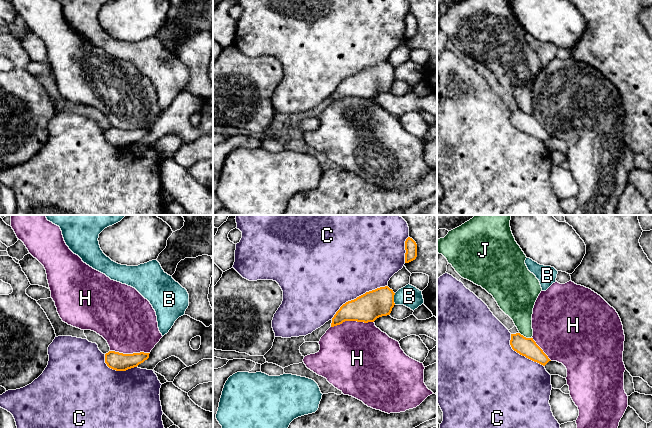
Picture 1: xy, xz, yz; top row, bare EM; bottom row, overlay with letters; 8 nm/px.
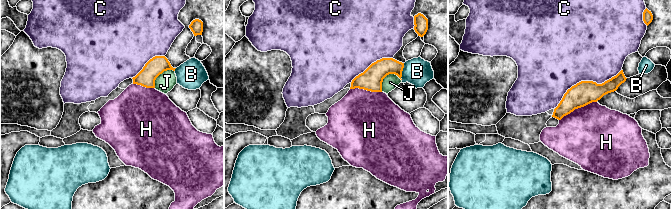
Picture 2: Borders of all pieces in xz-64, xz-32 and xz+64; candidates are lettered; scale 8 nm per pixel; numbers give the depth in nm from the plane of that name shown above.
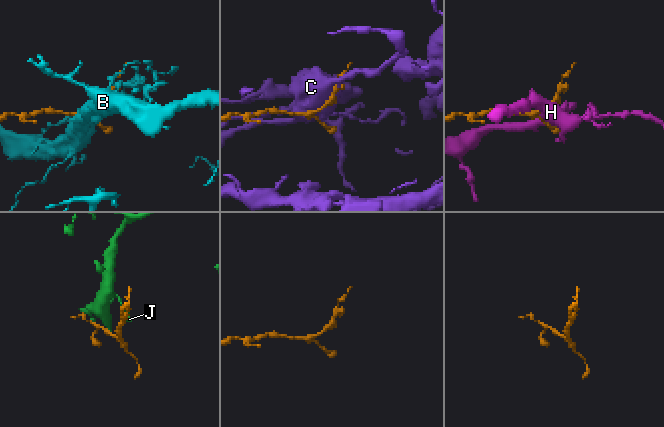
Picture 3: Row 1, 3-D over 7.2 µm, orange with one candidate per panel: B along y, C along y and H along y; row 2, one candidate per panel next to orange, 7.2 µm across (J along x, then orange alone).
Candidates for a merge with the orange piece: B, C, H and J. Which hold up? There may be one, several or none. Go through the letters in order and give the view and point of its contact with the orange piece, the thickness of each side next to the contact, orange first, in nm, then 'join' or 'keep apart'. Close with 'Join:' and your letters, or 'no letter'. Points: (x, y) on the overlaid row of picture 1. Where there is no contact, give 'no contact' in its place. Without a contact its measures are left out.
B: meets orange in xz at (393, 299); 220 nm thick on the orange side, 170 nm on the other; keep apart
C: meets orange in xz at (357, 297); 220 nm thick on the orange side, 500 nm on the other; keep apart
H: meets orange in xz at (352, 320); 220 nm thick on the orange side, 480 nm on the other; keep apart
J: meets orange in yz at (525, 337); 150 nm thick on the orange side, 220 nm on the other; keep apart
Join: no letter

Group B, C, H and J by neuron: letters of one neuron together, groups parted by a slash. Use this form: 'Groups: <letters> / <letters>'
Groups: B / C / H / J

